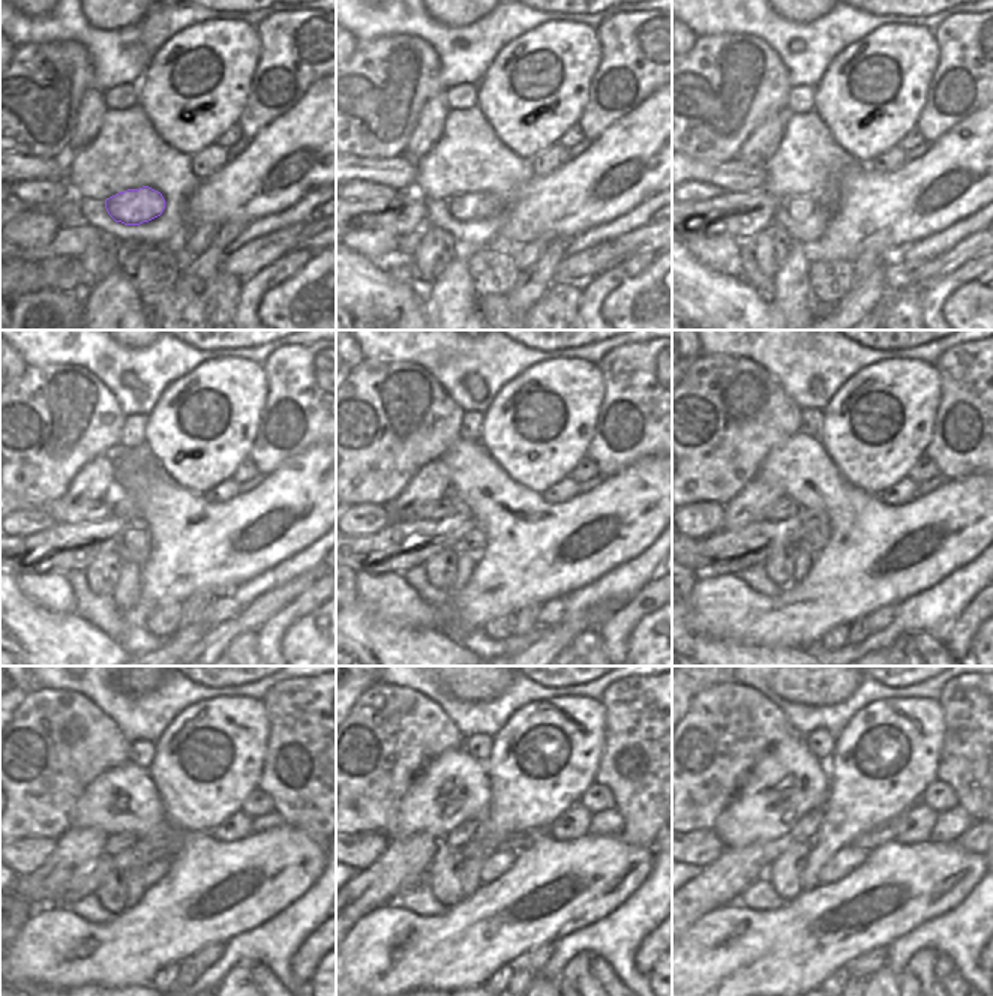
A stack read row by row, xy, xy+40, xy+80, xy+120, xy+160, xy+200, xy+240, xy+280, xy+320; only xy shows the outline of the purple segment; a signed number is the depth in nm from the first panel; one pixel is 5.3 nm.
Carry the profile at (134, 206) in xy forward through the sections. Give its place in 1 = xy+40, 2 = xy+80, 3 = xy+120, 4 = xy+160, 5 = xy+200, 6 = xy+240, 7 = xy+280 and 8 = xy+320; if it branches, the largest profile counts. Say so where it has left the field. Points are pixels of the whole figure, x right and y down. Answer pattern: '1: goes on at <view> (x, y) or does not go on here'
1: goes on at xy+40 (471, 206)
2: goes on at xy+80 (800, 207)
3: goes on at xy+120 (135, 537)
4: goes on at xy+160 (474, 540)
5: goes on at xy+200 (815, 540)
6: goes on at xy+240 (152, 873)
7: goes on at xy+280 (497, 864)
8: goes on at xy+320 (851, 857)

